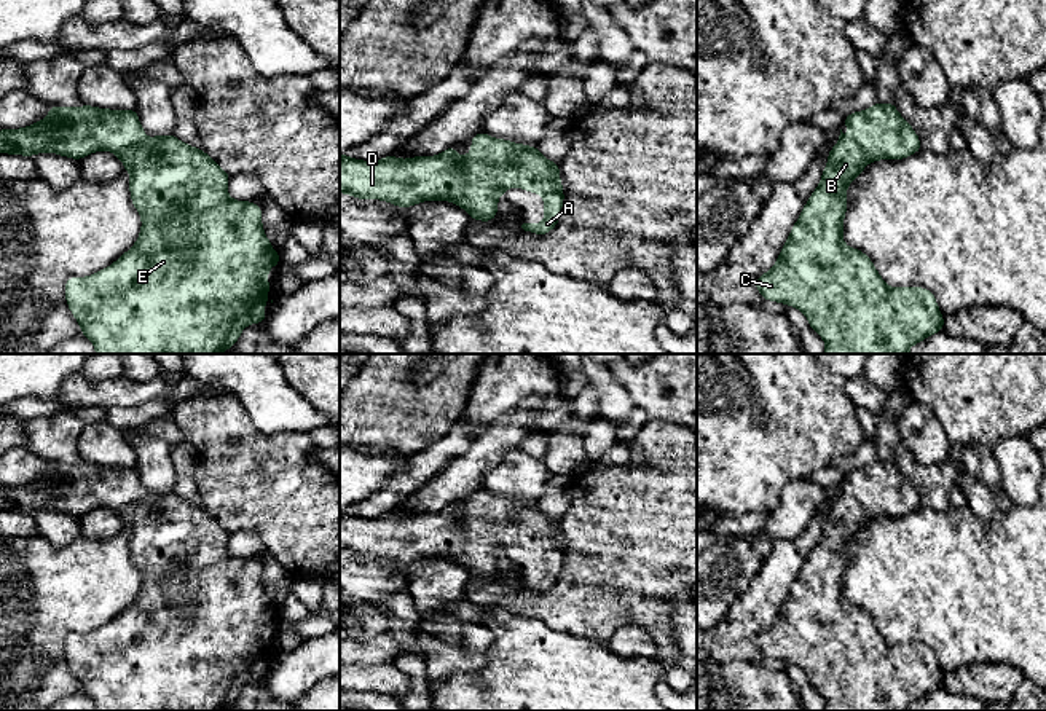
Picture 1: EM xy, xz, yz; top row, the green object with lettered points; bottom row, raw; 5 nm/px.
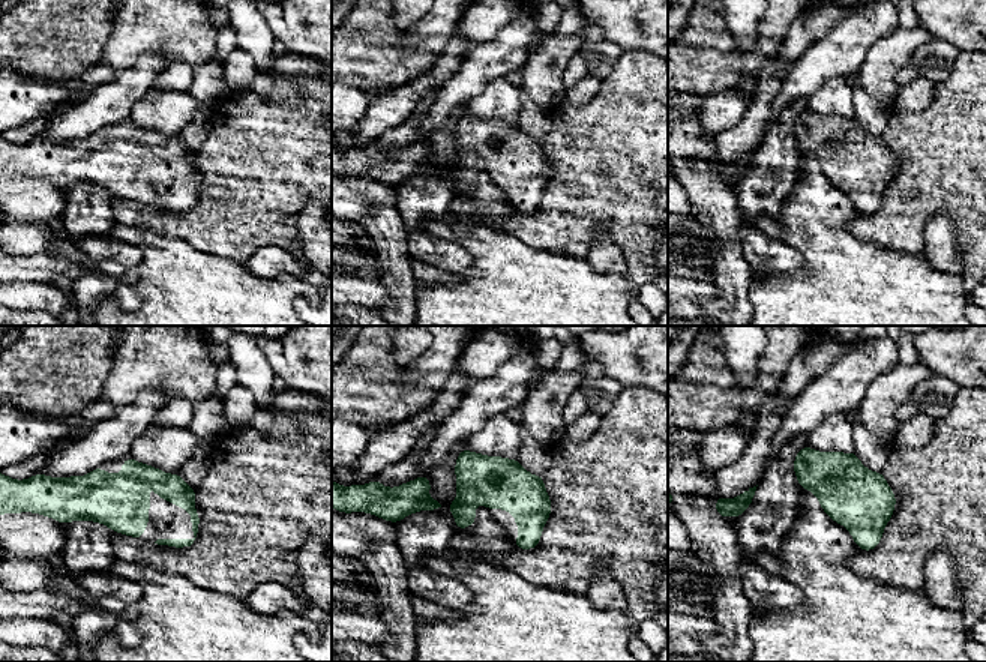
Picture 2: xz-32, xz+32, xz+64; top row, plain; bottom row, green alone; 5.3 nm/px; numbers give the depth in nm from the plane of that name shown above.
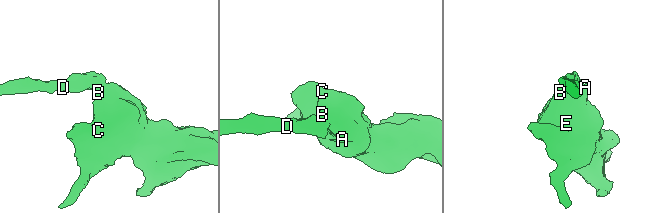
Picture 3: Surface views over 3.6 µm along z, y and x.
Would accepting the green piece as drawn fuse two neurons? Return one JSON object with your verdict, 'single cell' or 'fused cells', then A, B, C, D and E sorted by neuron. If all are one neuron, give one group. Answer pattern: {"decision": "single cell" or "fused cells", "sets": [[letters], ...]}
{"decision": "single cell", "sets": [["A", "B", "C", "D", "E"]]}

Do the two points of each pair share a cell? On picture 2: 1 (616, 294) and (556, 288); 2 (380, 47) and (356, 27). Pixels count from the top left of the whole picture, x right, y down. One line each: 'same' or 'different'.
1: same
2: same

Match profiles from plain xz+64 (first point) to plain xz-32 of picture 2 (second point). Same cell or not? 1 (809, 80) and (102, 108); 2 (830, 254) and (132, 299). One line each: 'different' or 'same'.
1: same
2: different

